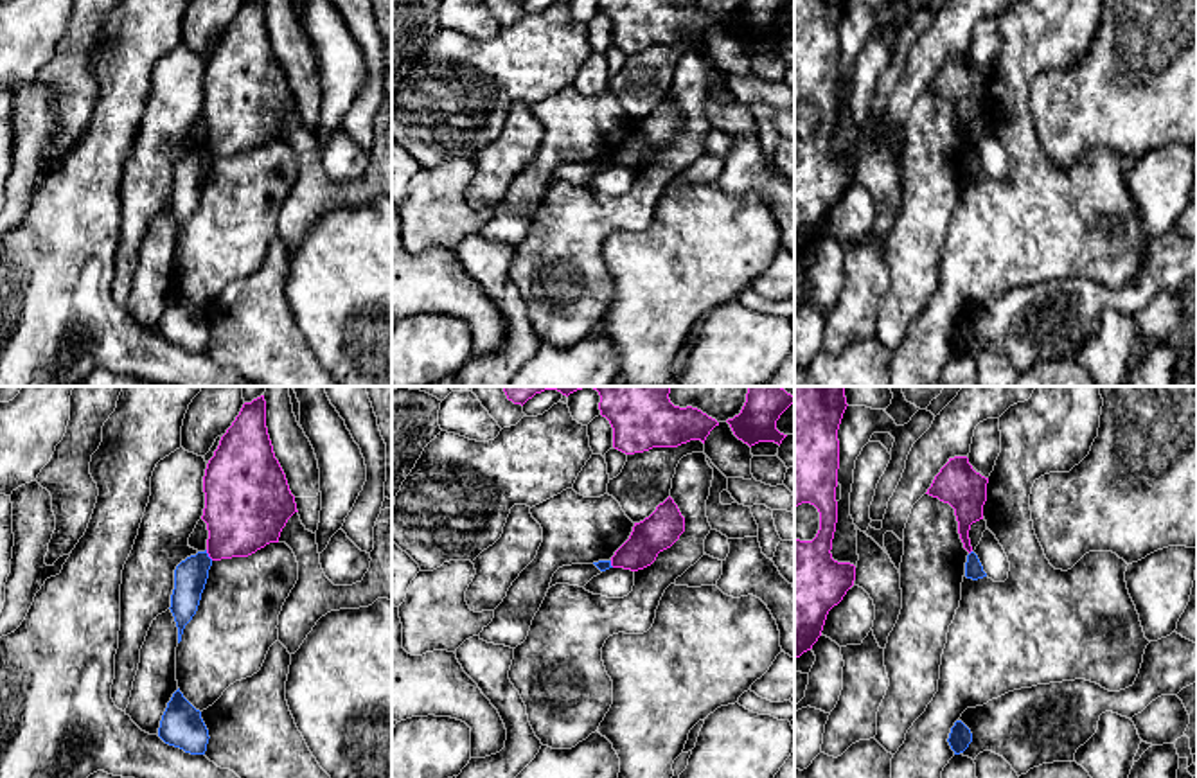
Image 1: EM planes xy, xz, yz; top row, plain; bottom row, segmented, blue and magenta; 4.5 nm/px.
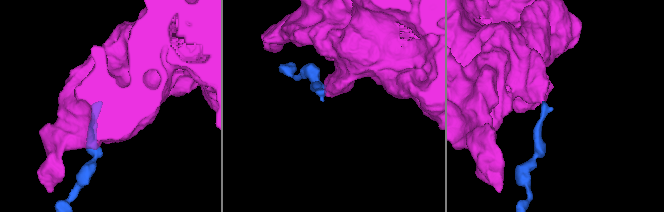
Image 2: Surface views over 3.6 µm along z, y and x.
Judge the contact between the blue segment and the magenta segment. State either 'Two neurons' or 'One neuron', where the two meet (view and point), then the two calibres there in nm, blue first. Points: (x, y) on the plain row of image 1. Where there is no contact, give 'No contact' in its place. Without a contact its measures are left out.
Two neurons. Touches blue at xy (207, 153). Thickness 150 nm (blue) against 340 nm

